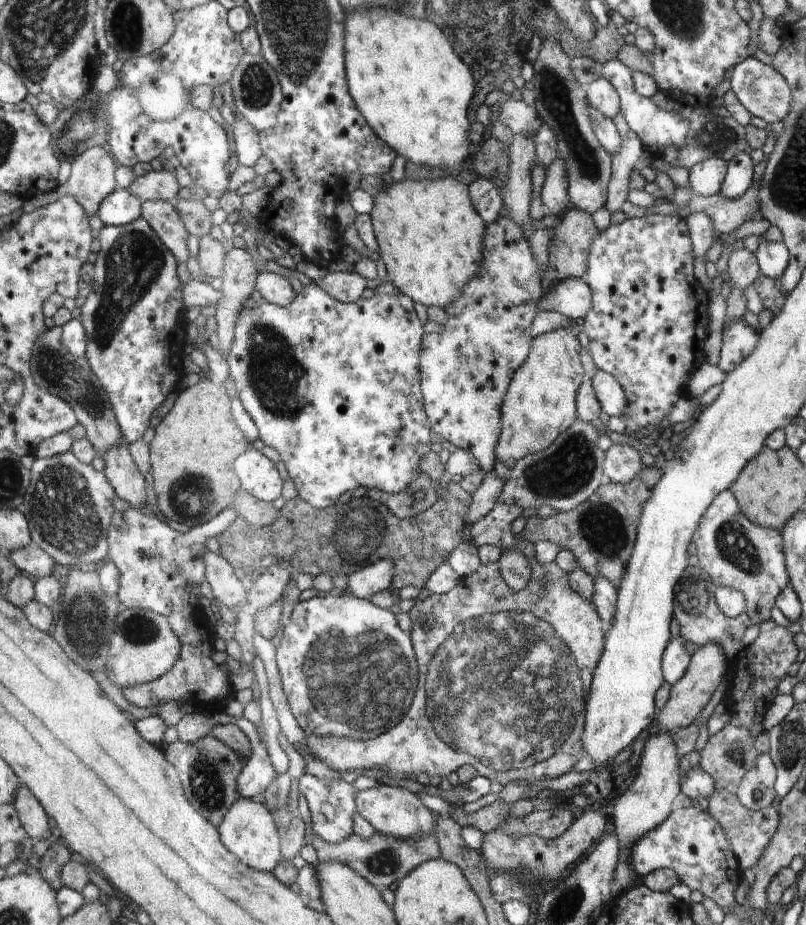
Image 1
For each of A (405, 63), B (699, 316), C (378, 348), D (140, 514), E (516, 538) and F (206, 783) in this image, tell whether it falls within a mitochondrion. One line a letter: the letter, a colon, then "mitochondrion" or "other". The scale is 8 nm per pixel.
A: other
B: other
C: other
D: other
E: other
F: mitochondrion

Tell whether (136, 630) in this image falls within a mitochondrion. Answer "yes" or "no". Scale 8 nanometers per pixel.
yes

